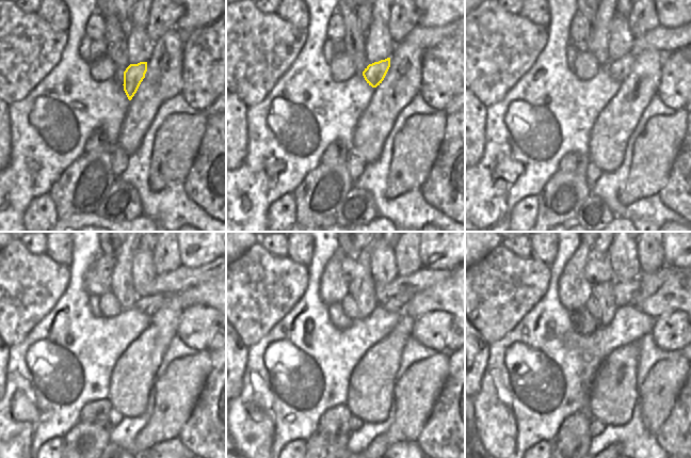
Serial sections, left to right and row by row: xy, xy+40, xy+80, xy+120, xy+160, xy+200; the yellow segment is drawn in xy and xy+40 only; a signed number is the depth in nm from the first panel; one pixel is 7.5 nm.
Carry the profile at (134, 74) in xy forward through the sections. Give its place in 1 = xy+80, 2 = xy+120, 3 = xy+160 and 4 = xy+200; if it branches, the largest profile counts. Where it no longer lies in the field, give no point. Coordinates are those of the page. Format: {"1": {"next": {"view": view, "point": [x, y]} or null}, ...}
{"1": {"next": {"view": "xy+80", "point": [620, 68]}}, "2": {"next": {"view": "xy+120", "point": [150, 303]}}, "3": {"next": {"view": "xy+160", "point": [396, 303]}}, "4": {"next": {"view": "xy+200", "point": [651, 283]}}}

